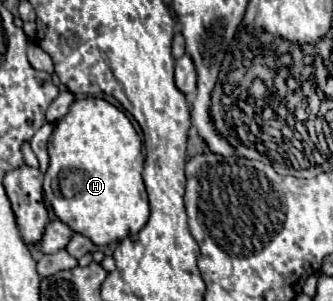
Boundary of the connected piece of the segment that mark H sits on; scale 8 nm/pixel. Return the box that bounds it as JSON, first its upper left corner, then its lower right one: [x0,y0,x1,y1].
[45,97,149,245]

